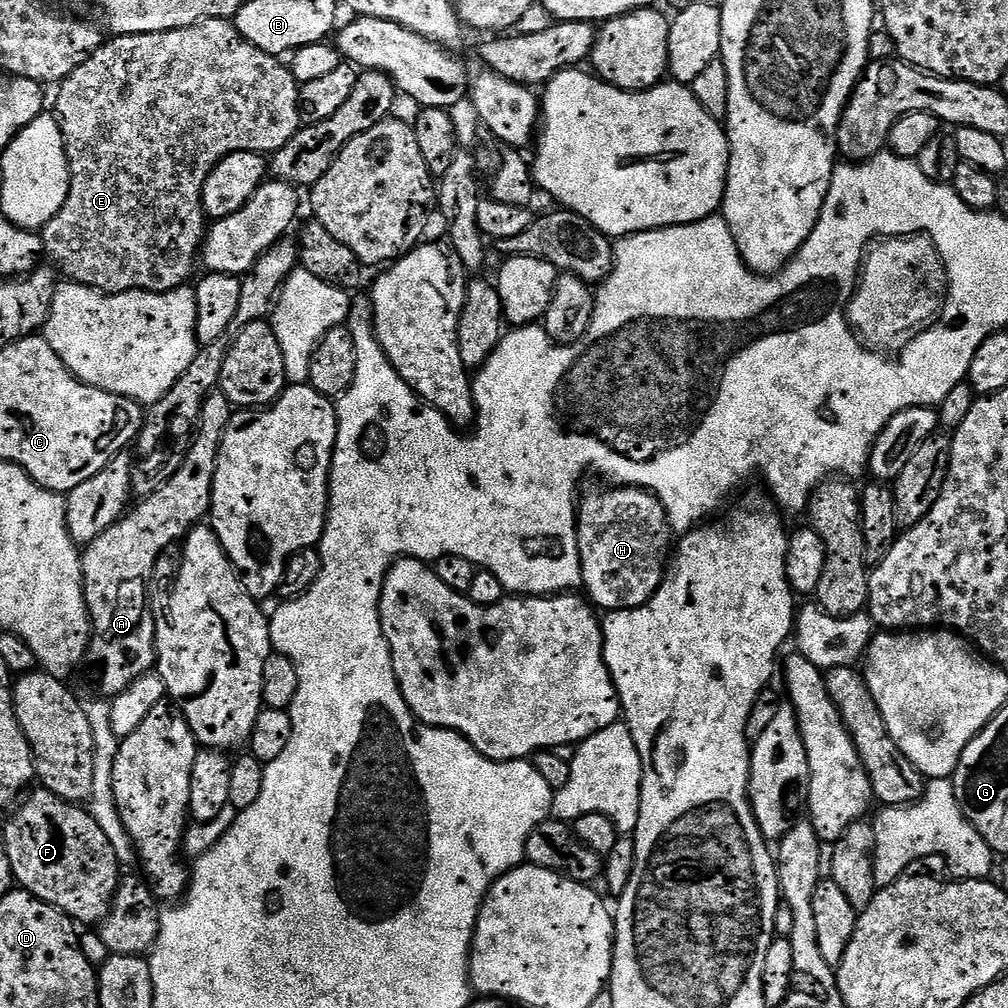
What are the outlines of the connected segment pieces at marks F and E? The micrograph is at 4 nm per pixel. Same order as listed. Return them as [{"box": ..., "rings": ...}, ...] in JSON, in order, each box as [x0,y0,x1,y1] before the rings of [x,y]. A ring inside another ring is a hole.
[{"box":[2,786,122,925],"rings":[[[36,786],[19,801],[12,814],[4,824],[2,842],[6,846],[13,881],[23,891],[42,898],[42,902],[66,913],[77,925],[99,925],[112,911],[112,900],[122,879],[122,865],[114,854],[114,846],[110,846],[110,838],[102,834],[102,829],[98,827],[98,822],[94,822],[87,807],[70,804],[50,789]]]},{"box":[42,18,302,294],"rings":[[[209,18],[200,20],[197,24],[182,26],[174,30],[166,30],[165,32],[147,32],[146,34],[134,34],[133,36],[113,35],[111,39],[100,45],[100,49],[98,49],[89,60],[82,62],[82,66],[78,66],[78,70],[74,70],[66,79],[60,81],[58,91],[60,91],[60,93],[56,96],[54,115],[56,119],[60,121],[60,129],[64,135],[64,149],[66,150],[66,158],[68,159],[68,173],[71,174],[72,181],[68,187],[66,202],[62,206],[62,210],[58,210],[58,214],[54,214],[54,218],[50,218],[50,222],[45,224],[42,229],[42,235],[44,237],[44,256],[47,257],[47,259],[52,259],[53,262],[51,261],[51,263],[54,265],[55,271],[59,273],[61,277],[67,278],[71,283],[84,284],[87,288],[96,288],[99,292],[109,294],[113,292],[169,292],[175,288],[185,287],[185,285],[191,281],[188,279],[190,279],[192,275],[194,275],[193,277],[197,275],[196,264],[198,268],[198,261],[202,256],[204,238],[206,235],[204,183],[208,175],[214,170],[214,166],[218,162],[222,162],[222,158],[226,158],[231,152],[258,152],[261,154],[277,152],[282,146],[286,146],[286,142],[290,142],[290,138],[294,138],[294,134],[299,132],[302,127],[300,85],[296,83],[291,67],[289,67],[283,59],[266,54],[262,50],[258,50],[258,46],[246,42],[246,38],[242,38],[242,34],[238,34],[235,23],[228,18]]]}]

